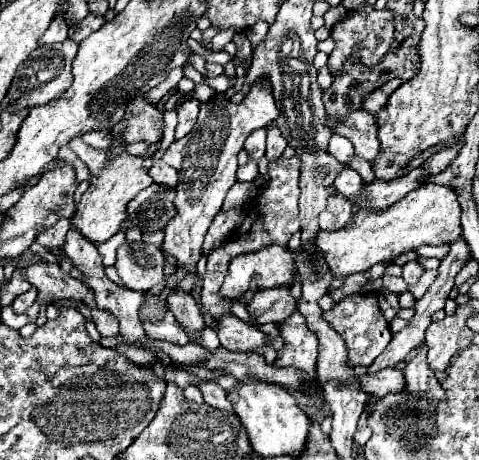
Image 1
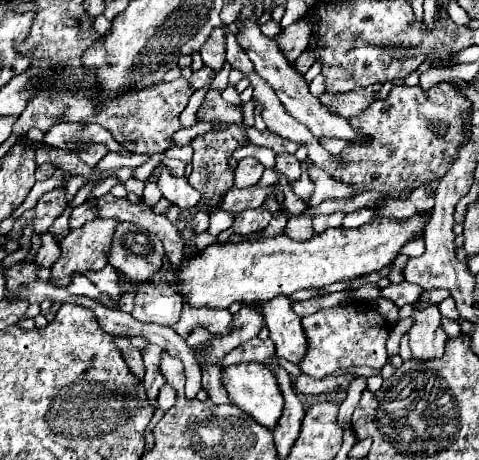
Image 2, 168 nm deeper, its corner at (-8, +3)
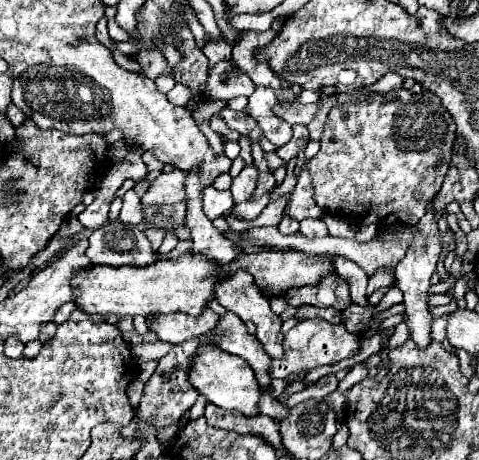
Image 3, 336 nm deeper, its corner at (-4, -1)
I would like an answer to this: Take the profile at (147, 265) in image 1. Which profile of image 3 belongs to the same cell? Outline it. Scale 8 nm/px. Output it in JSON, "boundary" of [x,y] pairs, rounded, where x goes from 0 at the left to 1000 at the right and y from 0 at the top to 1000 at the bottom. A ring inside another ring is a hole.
{"boundary":[[[221,483],[184,513],[180,557],[192,574],[217,578],[309,578],[322,570],[322,543],[288,491],[259,483]]]}

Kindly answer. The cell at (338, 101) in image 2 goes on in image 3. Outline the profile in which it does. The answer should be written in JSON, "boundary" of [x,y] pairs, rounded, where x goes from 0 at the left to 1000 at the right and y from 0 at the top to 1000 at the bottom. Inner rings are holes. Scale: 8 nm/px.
{"boundary":[[[610,222],[605,235],[589,235],[589,226],[576,226],[572,230],[572,248],[589,261],[597,261],[601,270],[643,270],[651,257],[656,257],[656,243],[664,239],[664,226],[643,226],[643,230],[630,230],[626,222]]]}

